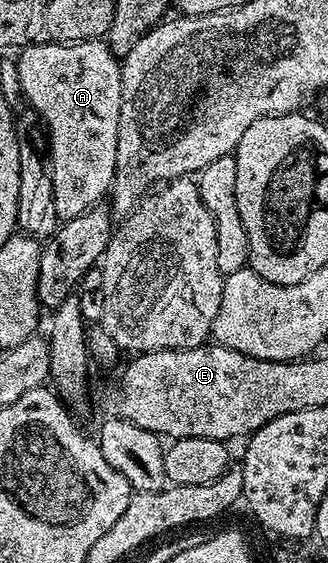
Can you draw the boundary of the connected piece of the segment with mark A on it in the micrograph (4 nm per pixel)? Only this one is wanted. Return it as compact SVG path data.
M103 39L83 40L77 44L32 44L29 48L19 49L16 65L18 66L18 82L20 95L26 101L27 107L33 108L45 128L48 129L48 149L52 155L52 177L54 178L54 210L57 221L67 222L70 218L78 218L88 208L95 208L100 200L109 195L112 186L112 175L116 173L116 159L118 158L118 114L122 114L122 74L121 61L113 54Z

